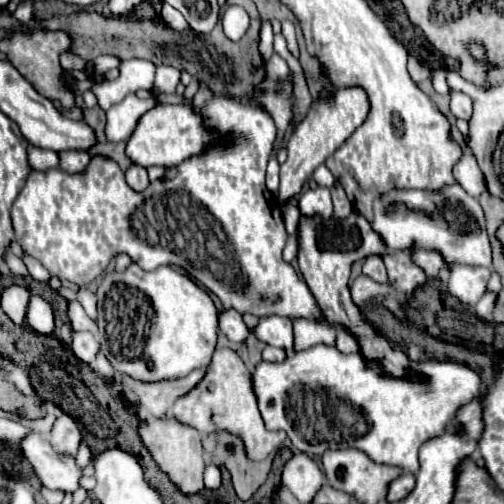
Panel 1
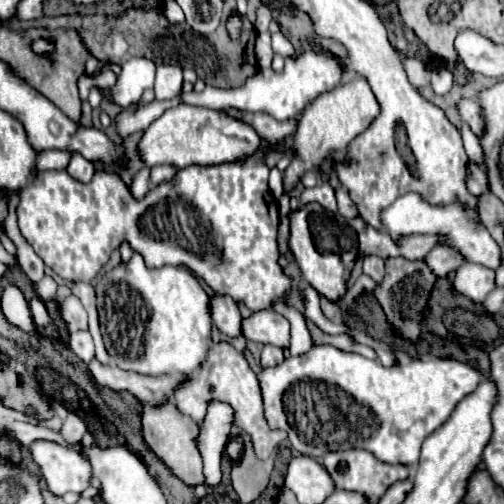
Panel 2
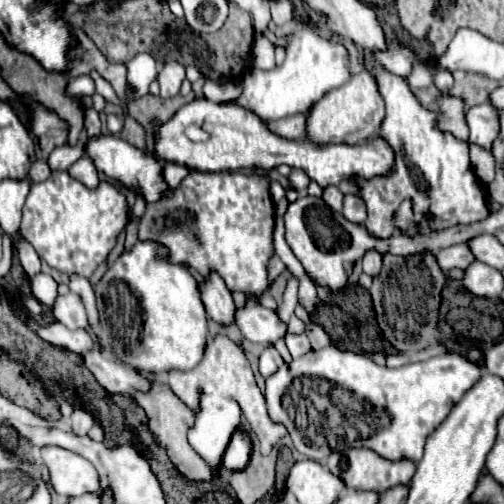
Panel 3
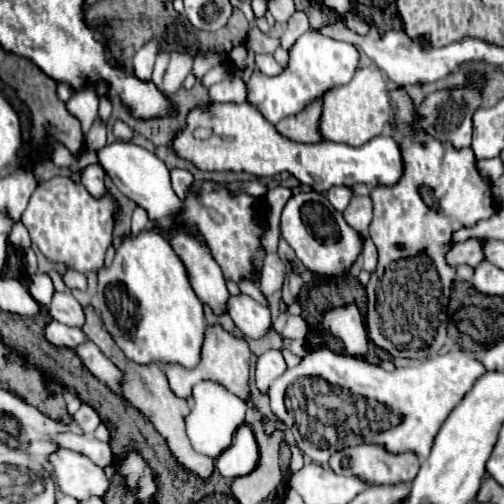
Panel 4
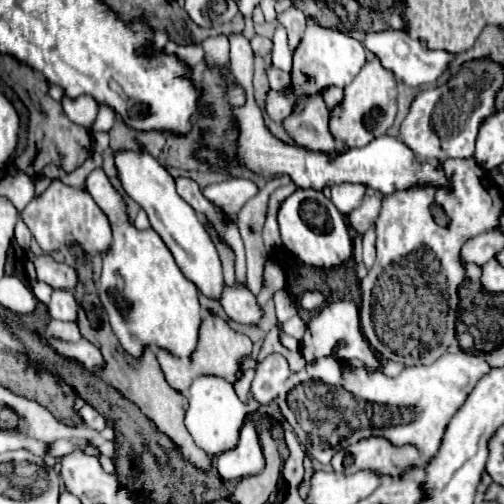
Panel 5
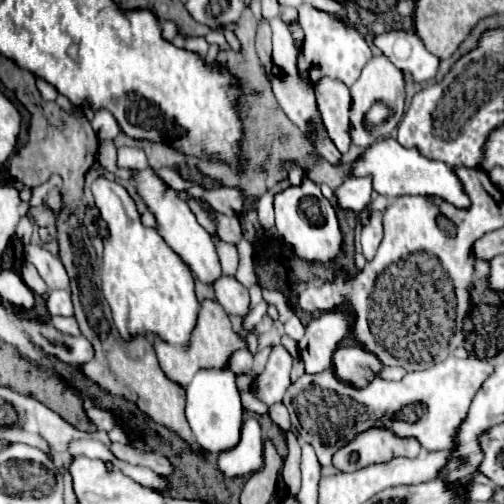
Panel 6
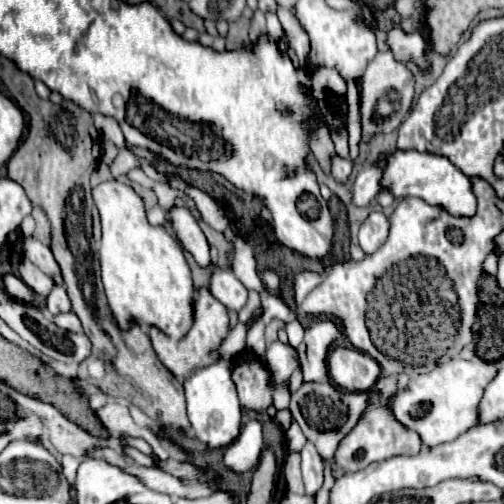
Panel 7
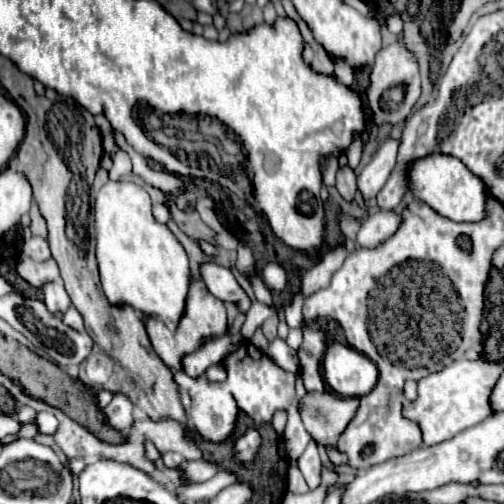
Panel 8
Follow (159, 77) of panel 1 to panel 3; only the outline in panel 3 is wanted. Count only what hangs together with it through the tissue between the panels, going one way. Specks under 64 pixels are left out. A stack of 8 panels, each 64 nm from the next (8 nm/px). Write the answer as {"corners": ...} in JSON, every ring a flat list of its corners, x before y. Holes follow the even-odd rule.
{"corners":[[164,64,164,68,158,72,160,82,160,96,170,98,180,92,180,84,186,78,184,64]]}

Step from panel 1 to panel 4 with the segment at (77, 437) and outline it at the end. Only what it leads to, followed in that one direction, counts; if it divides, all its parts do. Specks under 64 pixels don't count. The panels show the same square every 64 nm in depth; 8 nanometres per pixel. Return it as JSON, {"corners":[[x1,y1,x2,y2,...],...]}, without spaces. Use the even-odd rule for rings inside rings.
{"corners":[[82,404,82,406,80,406,80,410,74,414,74,420,82,426,82,430,84,430,86,434,94,432,94,430,98,428,98,424,100,424,100,416,98,416,96,410,94,410,92,406,88,406,88,404]]}

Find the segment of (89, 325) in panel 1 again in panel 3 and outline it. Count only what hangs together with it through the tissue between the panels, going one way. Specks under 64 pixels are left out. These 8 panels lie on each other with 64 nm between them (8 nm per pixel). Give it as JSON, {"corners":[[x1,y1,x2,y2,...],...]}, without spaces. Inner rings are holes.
{"corners":[[68,292,64,296,58,296,54,306,52,306,52,312,54,312,54,318,58,322,62,322,64,326,68,326,70,330,86,328,88,326,86,310,84,310,84,304,82,304,78,294]]}

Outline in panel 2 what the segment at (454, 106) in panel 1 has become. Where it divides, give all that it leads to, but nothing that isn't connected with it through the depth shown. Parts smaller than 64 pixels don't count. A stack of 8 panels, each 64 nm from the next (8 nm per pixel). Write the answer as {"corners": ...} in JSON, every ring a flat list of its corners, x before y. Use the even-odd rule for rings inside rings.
{"corners":[[462,98,456,106,458,106,458,112,460,112,460,118,470,126,470,130,478,138,484,136,484,118,480,116,480,104,476,104,474,100]]}

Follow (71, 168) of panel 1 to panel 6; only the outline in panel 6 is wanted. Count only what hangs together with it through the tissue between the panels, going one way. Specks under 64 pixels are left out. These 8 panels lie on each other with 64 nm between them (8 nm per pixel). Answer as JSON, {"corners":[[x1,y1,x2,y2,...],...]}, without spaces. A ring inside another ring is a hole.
{"corners":[[98,178,92,184,92,194,96,200,96,208,108,228,108,234,104,238,104,254,102,254,102,292,112,308,114,324,120,336,128,340,136,334,144,334,144,336,158,334,162,340,186,348,200,308,194,294,194,280,190,268,184,264,184,260,180,260,180,256,176,256,176,252,172,252,172,248,168,248,166,240,160,236,156,228,146,228,142,224,136,202,130,198,124,186,120,186,118,182]]}

